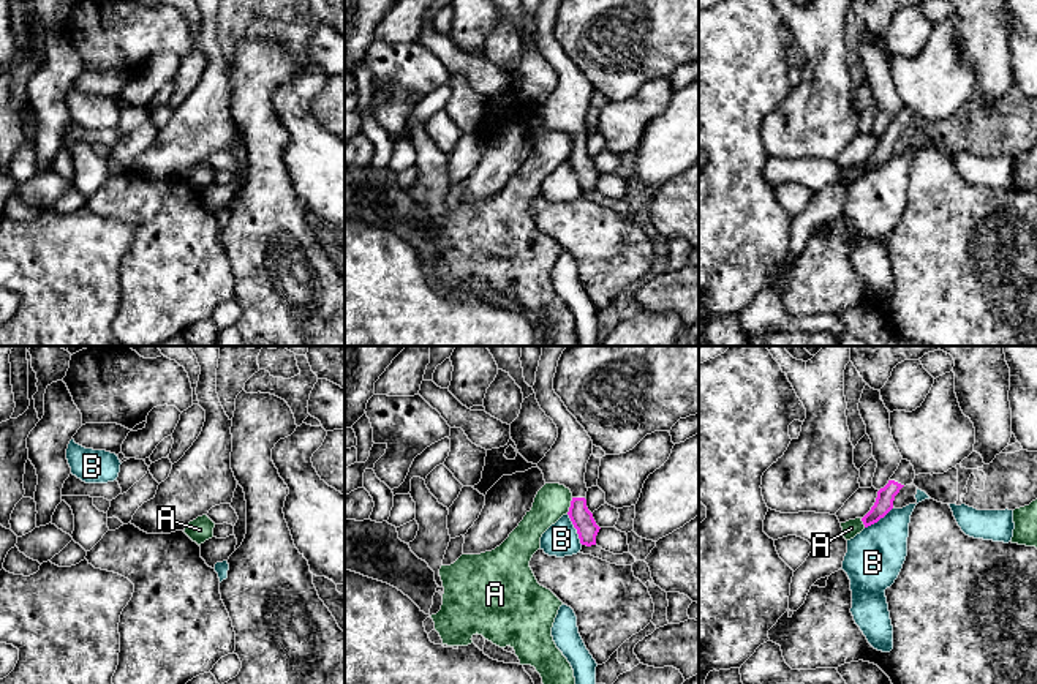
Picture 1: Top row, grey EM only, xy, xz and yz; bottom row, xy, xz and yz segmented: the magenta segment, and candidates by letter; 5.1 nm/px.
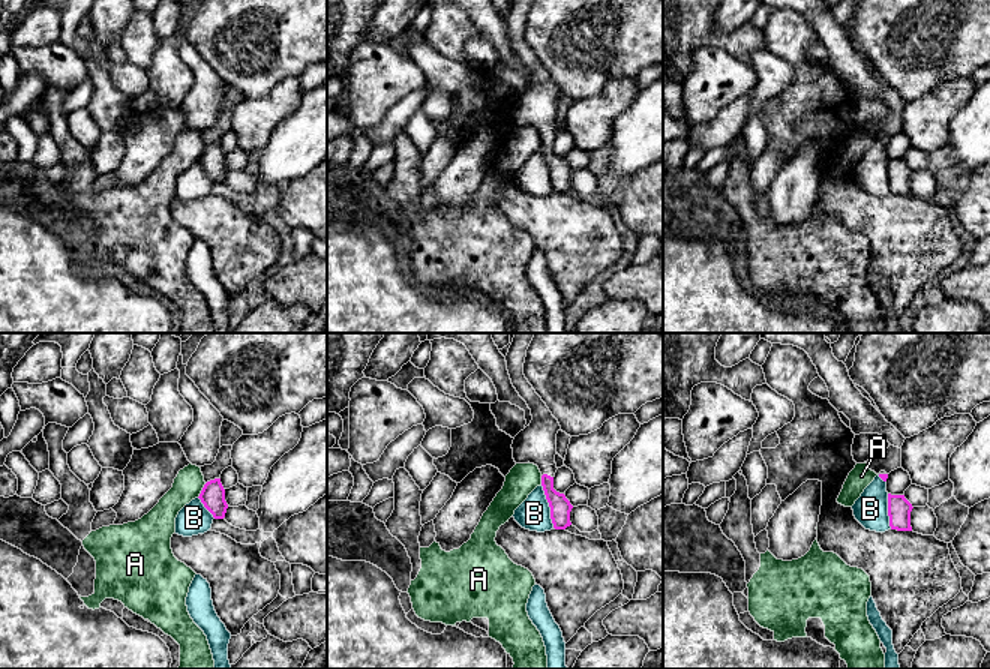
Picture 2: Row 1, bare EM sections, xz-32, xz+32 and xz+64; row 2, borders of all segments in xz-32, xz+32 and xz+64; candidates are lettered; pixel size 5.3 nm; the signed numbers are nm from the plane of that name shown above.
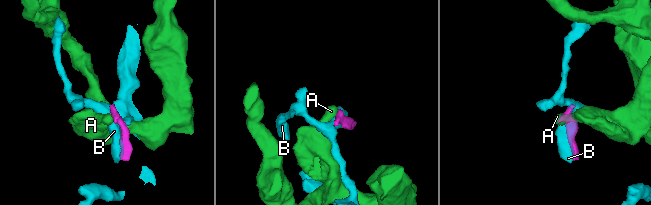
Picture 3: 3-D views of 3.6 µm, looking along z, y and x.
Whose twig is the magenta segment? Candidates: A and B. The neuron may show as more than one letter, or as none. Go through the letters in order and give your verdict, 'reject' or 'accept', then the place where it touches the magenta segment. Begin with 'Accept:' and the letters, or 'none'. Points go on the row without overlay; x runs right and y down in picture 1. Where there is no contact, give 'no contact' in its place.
Accept: none
A: reject; meets magenta in xz at (571, 152)
B: reject; meets magenta in xz at (576, 174)

